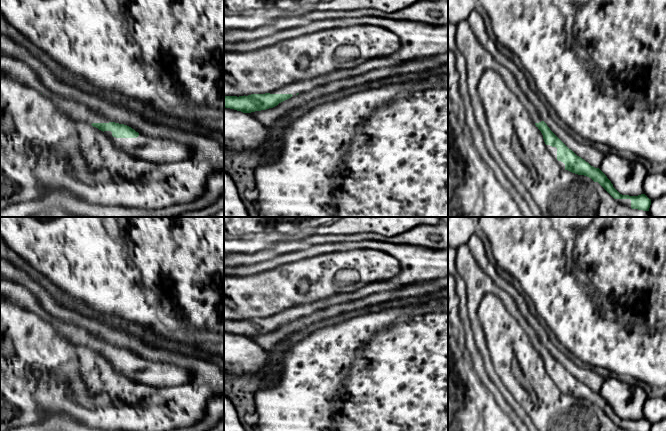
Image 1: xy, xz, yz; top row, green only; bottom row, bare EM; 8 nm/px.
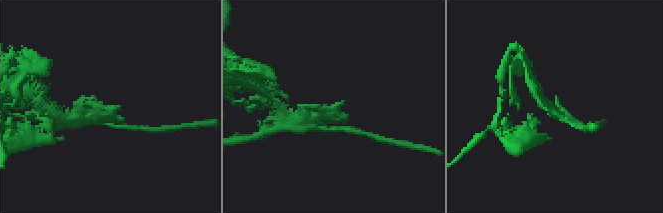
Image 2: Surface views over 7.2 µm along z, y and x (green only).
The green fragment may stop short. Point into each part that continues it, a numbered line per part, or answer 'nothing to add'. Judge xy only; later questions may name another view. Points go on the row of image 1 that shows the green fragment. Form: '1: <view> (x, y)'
1: xy (89, 116)

